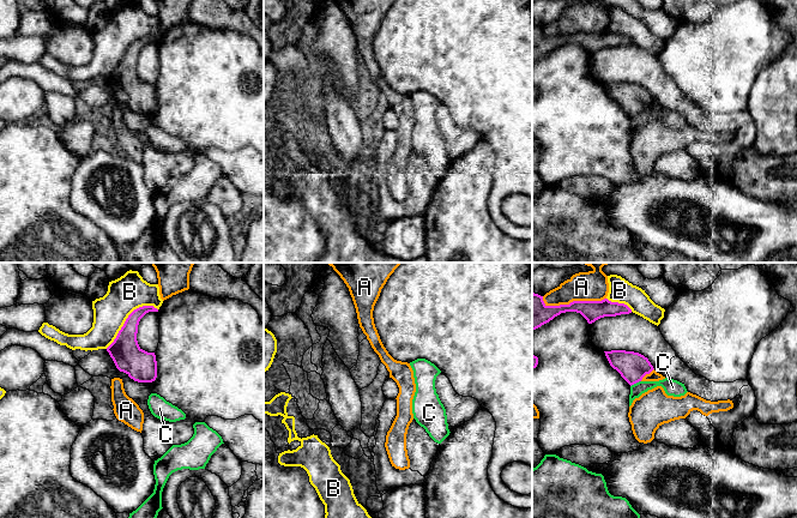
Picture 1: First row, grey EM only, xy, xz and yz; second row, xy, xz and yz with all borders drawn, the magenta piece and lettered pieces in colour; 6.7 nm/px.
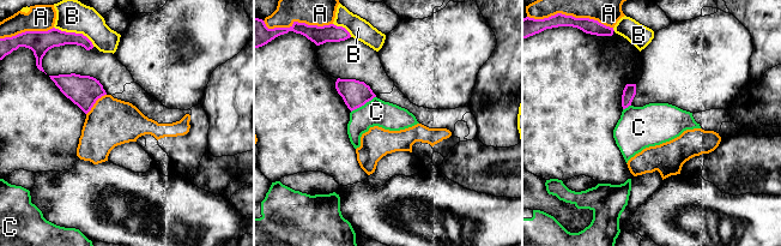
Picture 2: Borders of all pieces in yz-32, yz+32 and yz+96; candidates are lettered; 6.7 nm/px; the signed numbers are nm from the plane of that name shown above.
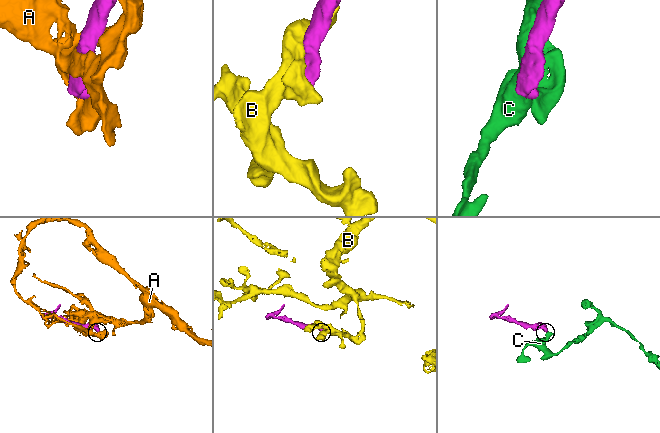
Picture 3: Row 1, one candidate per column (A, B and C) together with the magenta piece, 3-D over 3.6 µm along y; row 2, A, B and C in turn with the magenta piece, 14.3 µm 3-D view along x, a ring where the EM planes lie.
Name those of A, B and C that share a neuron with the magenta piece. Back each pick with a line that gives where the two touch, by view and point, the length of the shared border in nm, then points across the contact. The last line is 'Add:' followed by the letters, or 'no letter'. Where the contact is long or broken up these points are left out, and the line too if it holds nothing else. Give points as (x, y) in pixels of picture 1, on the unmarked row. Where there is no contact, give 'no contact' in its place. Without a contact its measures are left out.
Add: no letter

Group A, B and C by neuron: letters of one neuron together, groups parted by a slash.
A / B / C

